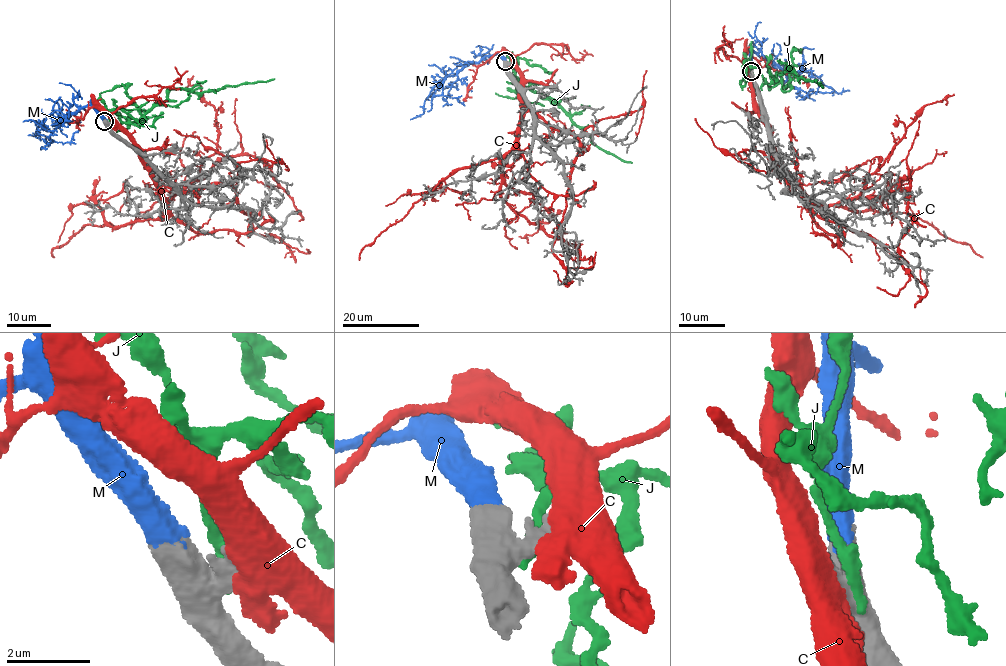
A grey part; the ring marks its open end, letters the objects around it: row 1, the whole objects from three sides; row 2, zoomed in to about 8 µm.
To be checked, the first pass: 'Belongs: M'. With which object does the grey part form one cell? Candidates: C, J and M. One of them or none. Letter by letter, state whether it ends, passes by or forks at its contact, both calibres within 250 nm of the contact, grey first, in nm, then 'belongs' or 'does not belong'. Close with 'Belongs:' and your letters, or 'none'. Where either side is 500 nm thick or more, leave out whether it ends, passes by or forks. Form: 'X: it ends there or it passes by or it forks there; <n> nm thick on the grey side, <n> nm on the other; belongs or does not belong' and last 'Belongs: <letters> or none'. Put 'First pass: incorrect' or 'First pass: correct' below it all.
C: 500 nm thick on the grey side, 750 nm on the other; does not belong
J: 550 nm thick on the grey side, 360 nm on the other; does not belong
M: 700 nm thick on the grey side, 550 nm on the other; belongs
Belongs: M
First pass: correct

